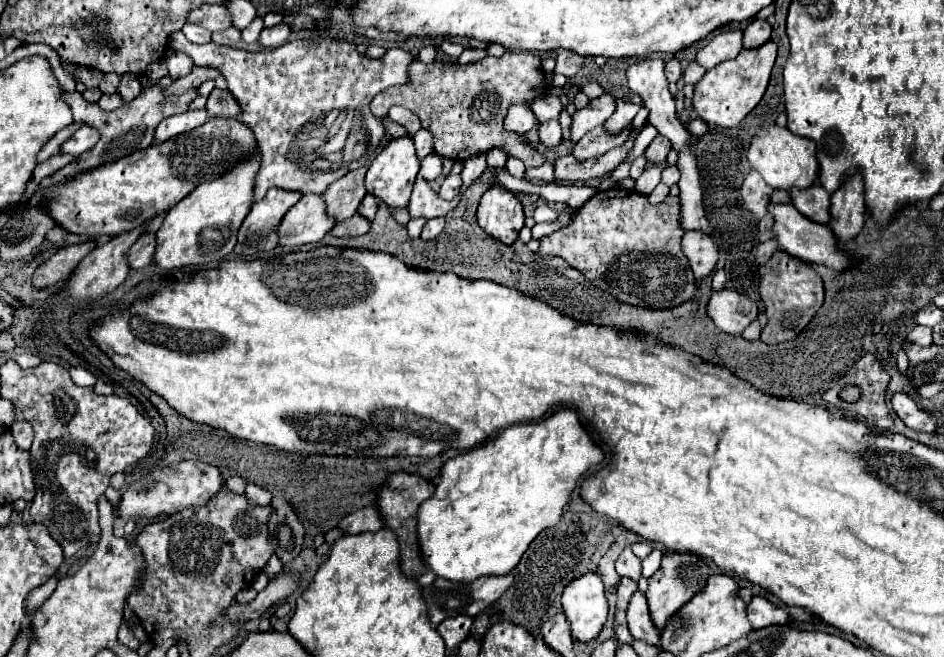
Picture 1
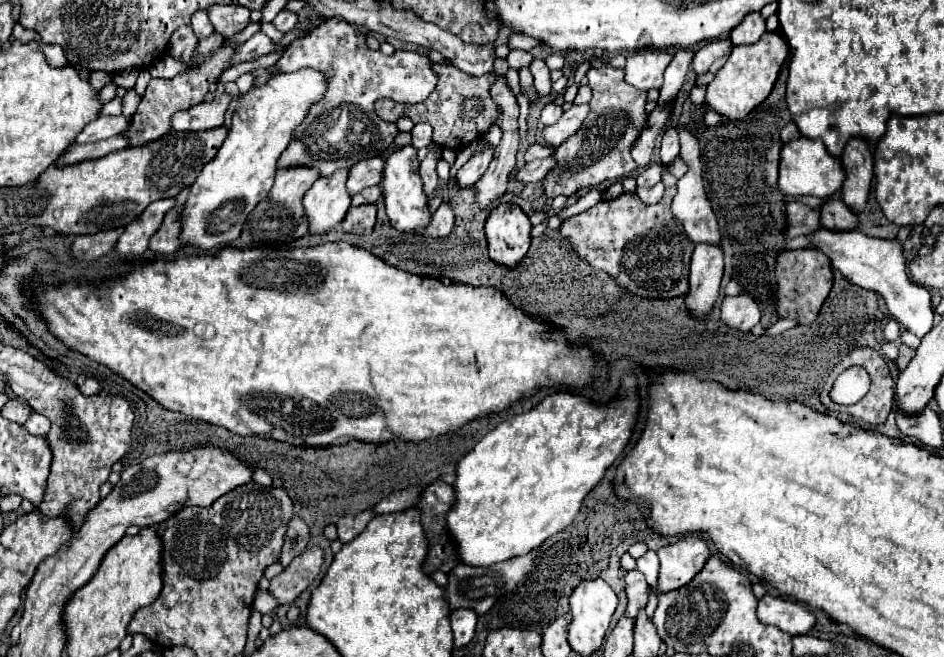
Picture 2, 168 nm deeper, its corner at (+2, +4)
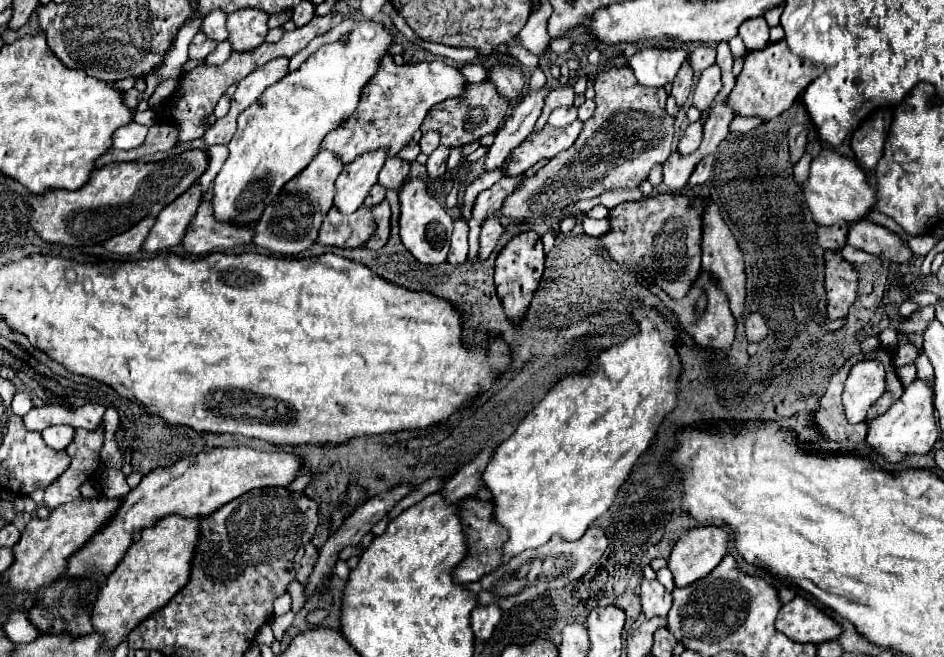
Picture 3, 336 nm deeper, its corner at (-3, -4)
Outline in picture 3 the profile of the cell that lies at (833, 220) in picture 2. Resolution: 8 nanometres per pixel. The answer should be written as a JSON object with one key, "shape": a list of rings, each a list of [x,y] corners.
{"shape":[[[865,219],[849,223],[847,245],[867,253],[881,253],[885,261],[893,263],[905,263],[911,257],[911,251],[901,243],[895,233]]]}

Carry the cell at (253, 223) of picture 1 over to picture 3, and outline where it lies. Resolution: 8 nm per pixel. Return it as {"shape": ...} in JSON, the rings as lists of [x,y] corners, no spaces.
{"shape":[[[321,151],[315,161],[309,163],[307,169],[303,169],[295,179],[291,179],[283,191],[277,195],[277,199],[271,201],[267,211],[263,211],[261,219],[253,225],[253,239],[251,243],[255,247],[267,249],[271,253],[281,255],[297,255],[301,251],[307,251],[319,235],[319,227],[331,209],[331,201],[335,195],[335,179],[341,173],[343,163],[337,159],[337,155],[329,151]]]}

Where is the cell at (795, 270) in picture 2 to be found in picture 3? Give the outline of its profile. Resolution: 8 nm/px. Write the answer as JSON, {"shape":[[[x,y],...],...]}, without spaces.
{"shape":[[[835,251],[825,253],[827,319],[841,319],[857,295],[857,271]]]}

